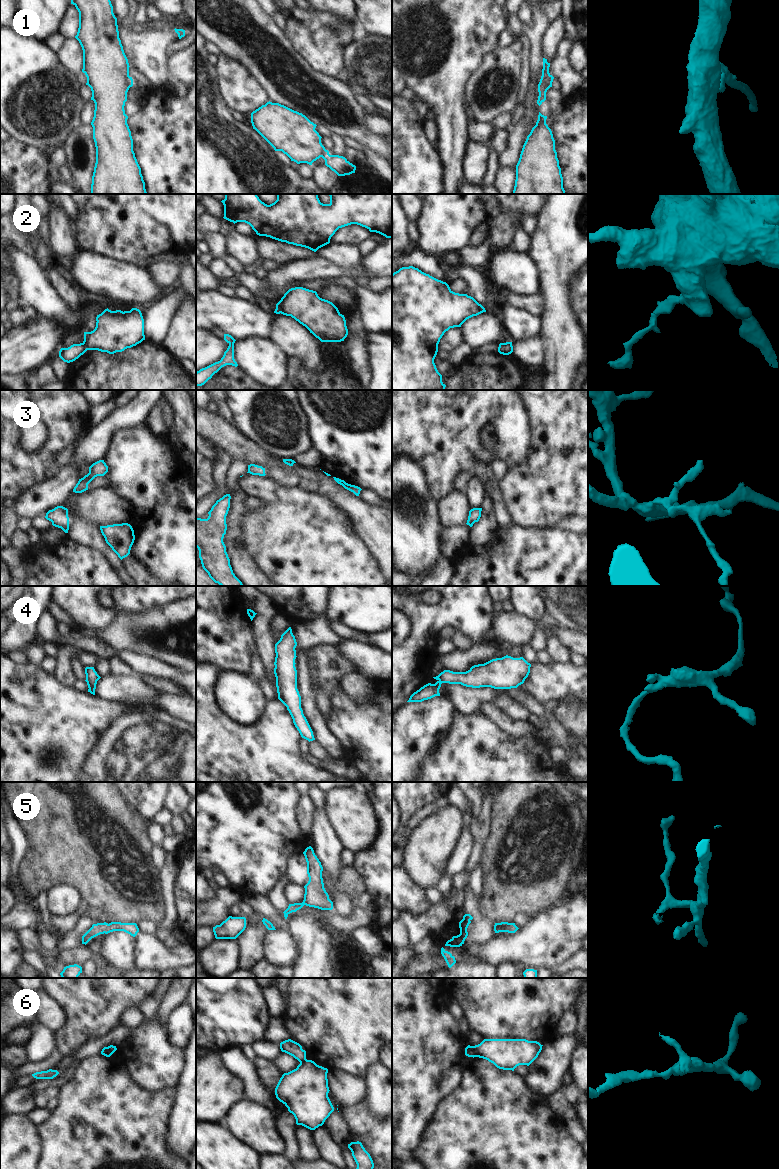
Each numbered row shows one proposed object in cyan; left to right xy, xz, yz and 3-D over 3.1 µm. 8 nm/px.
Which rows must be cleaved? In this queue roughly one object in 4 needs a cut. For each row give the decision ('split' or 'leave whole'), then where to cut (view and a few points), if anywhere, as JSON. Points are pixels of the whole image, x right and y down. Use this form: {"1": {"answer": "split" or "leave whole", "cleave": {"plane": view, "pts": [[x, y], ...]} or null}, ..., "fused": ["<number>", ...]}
{"1": {"answer": "split", "cleave": {"plane": "yz", "pts": [[549, 74], [546, 79], [546, 84], [549, 87]]}}, "2": {"answer": "split", "cleave": {"plane": "xy", "pts": [[82, 343], [87, 349]]}}, "3": {"answer": "leave whole", "cleave": null}, "4": {"answer": "leave whole", "cleave": null}, "5": {"answer": "leave whole", "cleave": null}, "6": {"answer": "split", "cleave": {"plane": "yz", "pts": [[472, 1046], [475, 1056]]}}, "fused": ["1", "2", "6"]}

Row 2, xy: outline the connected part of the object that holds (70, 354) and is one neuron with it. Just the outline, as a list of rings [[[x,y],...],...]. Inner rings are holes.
[[[83,343],[73,344],[68,348],[61,348],[59,351],[59,357],[64,362],[70,363],[78,359],[86,351],[87,351],[87,348]]]

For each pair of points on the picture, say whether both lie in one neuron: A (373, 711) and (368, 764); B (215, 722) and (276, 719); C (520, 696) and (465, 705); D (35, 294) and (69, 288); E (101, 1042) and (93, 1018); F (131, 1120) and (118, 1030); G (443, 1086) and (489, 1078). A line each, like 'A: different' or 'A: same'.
A: same
B: same
C: same
D: different
E: different
F: different
G: different

